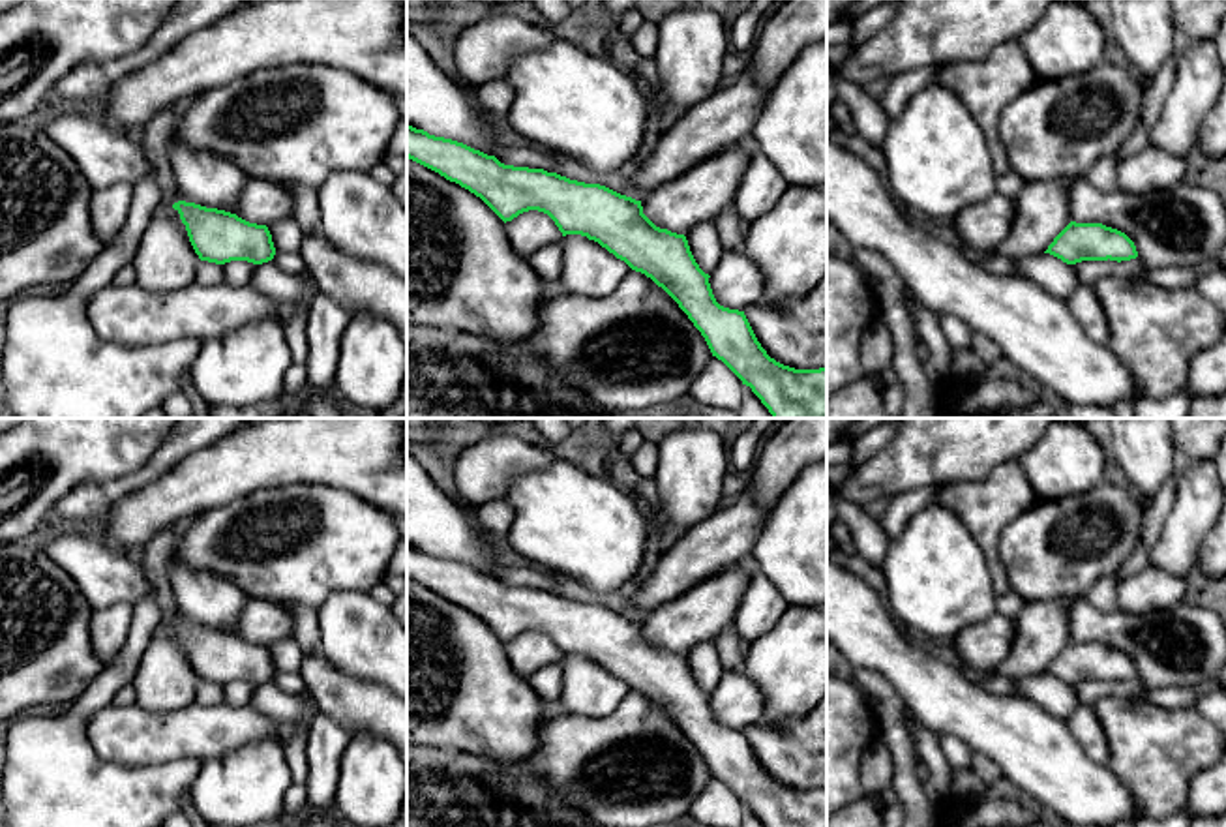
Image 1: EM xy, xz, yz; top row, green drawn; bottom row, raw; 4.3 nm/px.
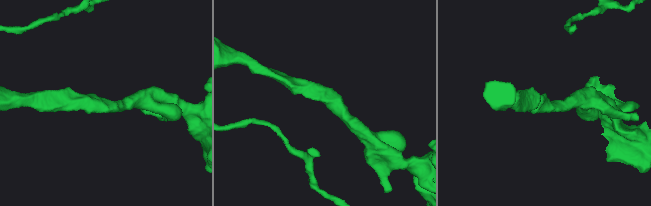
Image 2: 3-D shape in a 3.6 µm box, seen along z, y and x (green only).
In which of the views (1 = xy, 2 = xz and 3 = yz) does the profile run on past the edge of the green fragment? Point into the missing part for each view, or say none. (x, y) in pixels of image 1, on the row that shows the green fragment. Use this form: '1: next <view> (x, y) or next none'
1: next none
2: next none
3: next none

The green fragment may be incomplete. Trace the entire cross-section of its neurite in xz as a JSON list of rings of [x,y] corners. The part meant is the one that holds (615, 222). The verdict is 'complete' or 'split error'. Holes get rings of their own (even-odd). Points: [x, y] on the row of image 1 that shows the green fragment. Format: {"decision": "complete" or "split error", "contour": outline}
{"decision": "complete", "contour": [[[409,124],[407,158],[480,197],[504,223],[523,212],[538,210],[555,221],[562,236],[581,234],[598,242],[632,270],[650,278],[679,304],[705,338],[712,356],[752,388],[772,418],[827,418],[827,368],[795,369],[770,358],[757,341],[744,311],[716,302],[709,283],[710,276],[695,263],[686,236],[656,227],[643,214],[641,201],[600,184],[570,180],[544,169],[504,165],[495,156],[452,139],[429,135]]]}

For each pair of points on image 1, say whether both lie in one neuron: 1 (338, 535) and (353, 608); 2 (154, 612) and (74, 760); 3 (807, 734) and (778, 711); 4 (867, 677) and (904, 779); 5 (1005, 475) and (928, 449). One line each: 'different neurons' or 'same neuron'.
1: different neurons
2: same neuron
3: different neurons
4: same neuron
5: different neurons

